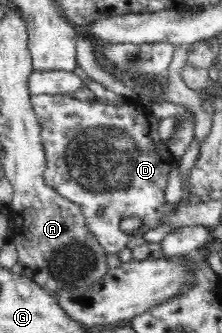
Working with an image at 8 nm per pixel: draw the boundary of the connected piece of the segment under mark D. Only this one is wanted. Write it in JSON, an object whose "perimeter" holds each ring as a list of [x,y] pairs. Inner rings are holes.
{"perimeter":[[[31,95],[33,110],[38,116],[42,143],[46,154],[44,181],[47,183],[48,187],[51,187],[61,196],[80,206],[80,210],[82,210],[82,213],[85,216],[87,228],[89,228],[91,235],[95,237],[95,241],[97,241],[97,243],[103,247],[106,253],[116,255],[118,255],[121,250],[127,248],[128,242],[133,240],[133,238],[144,237],[144,235],[149,232],[149,230],[153,230],[158,226],[161,226],[161,224],[164,224],[166,219],[170,216],[170,214],[173,213],[175,209],[174,204],[167,203],[165,200],[165,188],[167,186],[167,178],[169,176],[169,167],[175,164],[175,160],[171,154],[171,151],[169,151],[167,146],[164,145],[164,142],[160,137],[158,131],[158,124],[160,120],[155,117],[151,111],[149,111],[148,102],[144,99],[139,99],[137,102],[134,102],[123,99],[121,95],[117,95],[117,97],[122,99],[121,103],[118,105],[111,105],[101,101],[100,99],[79,100],[71,95]],[[134,217],[141,219],[144,226],[132,234],[125,234],[125,232],[123,232],[123,230],[120,228],[121,222],[123,222],[123,220],[127,220],[128,218]]]}

